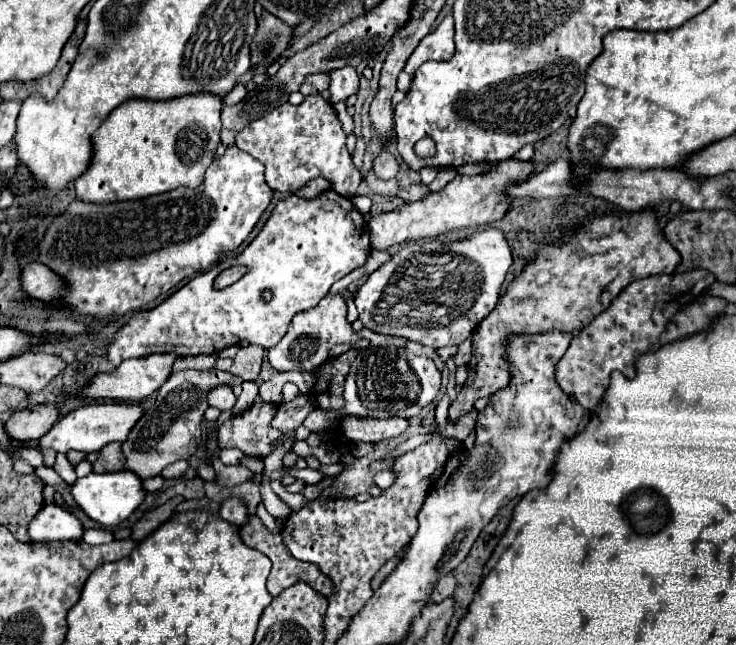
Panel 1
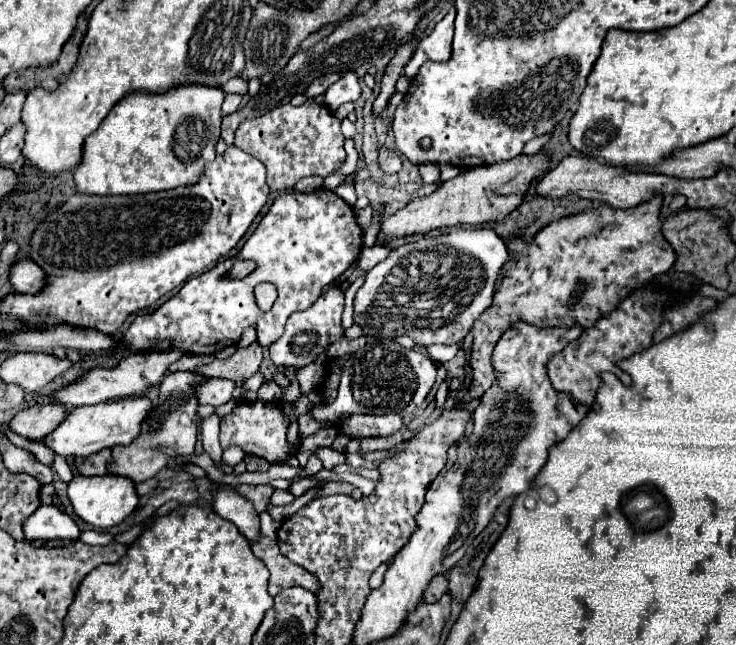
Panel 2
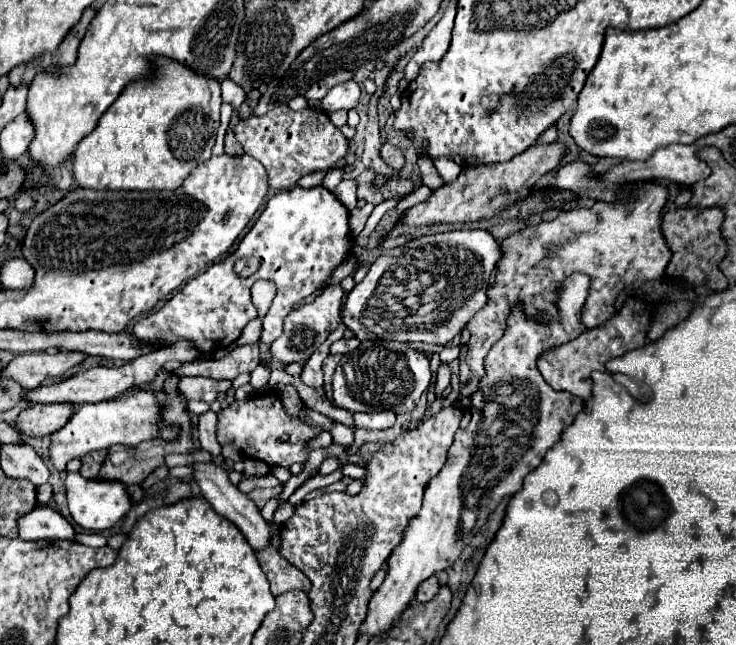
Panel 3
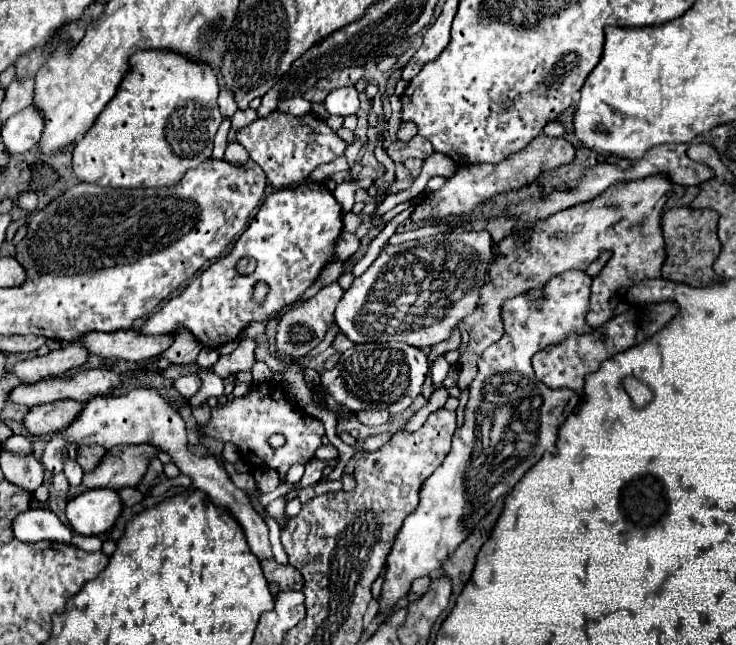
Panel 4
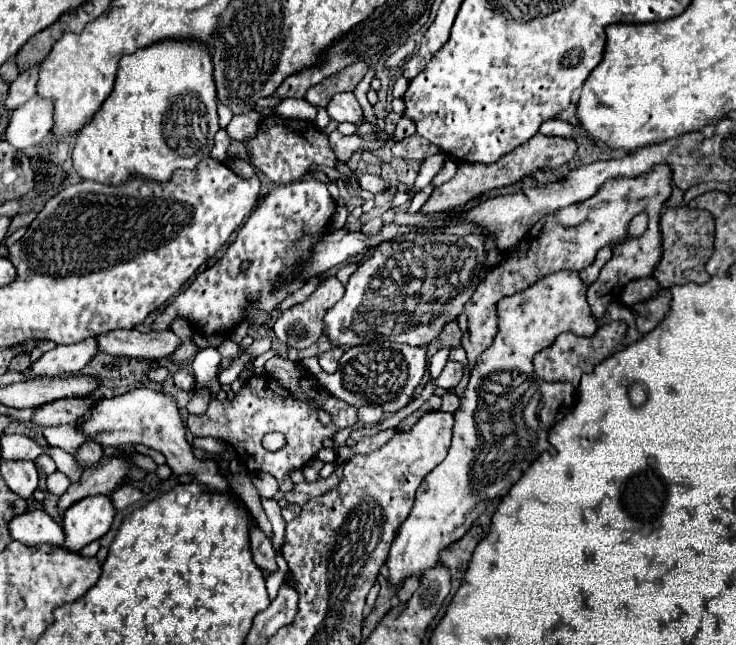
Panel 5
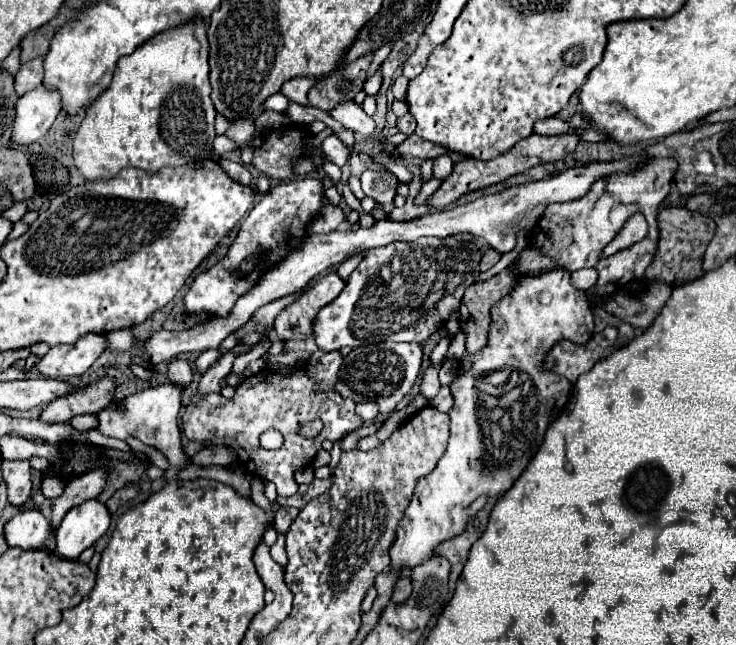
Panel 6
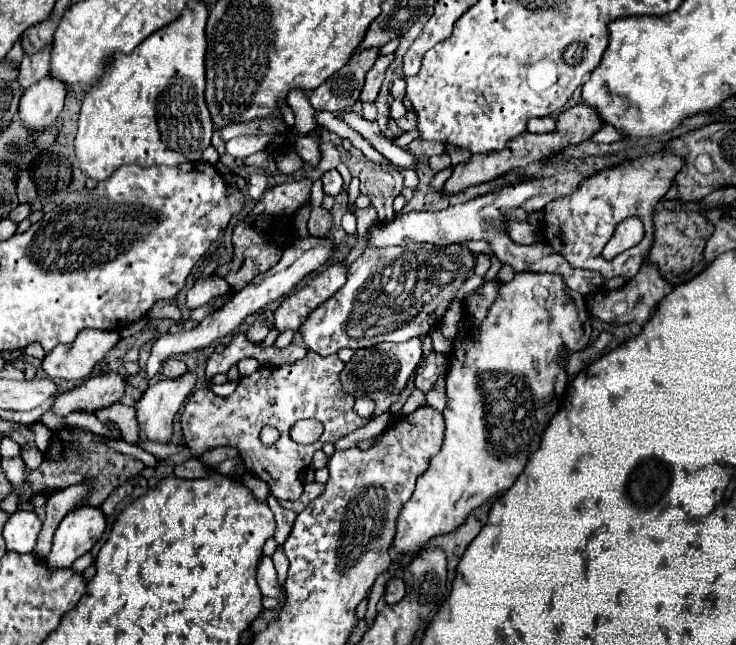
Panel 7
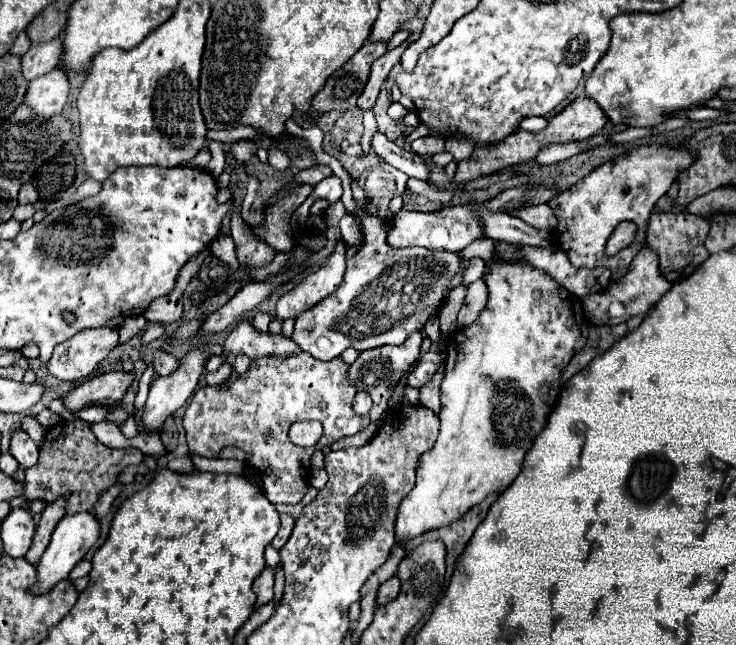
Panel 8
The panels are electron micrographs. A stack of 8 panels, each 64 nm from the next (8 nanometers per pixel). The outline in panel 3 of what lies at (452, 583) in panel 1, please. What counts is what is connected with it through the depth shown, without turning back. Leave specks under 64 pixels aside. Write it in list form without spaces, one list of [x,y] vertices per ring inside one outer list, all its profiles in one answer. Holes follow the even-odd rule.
[[[430,576],[428,580],[424,580],[420,586],[418,586],[418,592],[416,592],[416,600],[418,602],[426,602],[428,598],[432,598],[436,592],[438,592],[440,584],[436,580],[436,576]]]

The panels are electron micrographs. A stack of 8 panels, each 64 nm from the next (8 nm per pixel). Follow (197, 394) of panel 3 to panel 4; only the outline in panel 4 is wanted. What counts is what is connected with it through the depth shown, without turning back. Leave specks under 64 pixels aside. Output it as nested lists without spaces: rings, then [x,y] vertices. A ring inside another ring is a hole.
[[[186,374],[174,380],[174,388],[184,396],[184,398],[192,398],[198,388],[200,388],[200,378],[196,374]]]

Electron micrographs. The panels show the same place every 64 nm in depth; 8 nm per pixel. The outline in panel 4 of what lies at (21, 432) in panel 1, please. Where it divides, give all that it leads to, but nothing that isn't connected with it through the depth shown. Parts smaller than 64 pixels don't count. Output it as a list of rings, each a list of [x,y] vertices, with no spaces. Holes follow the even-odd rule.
[[[58,400],[50,404],[40,404],[30,408],[30,412],[24,418],[24,424],[28,432],[36,436],[50,434],[50,432],[54,434],[68,428],[82,410],[84,404],[76,400]]]

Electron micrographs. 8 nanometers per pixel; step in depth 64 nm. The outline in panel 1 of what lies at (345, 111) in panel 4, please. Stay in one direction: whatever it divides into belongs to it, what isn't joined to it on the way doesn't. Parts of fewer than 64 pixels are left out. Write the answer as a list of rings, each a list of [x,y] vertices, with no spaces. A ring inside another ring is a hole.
[[[352,66],[330,72],[330,104],[346,102],[352,94],[358,94],[358,74]]]

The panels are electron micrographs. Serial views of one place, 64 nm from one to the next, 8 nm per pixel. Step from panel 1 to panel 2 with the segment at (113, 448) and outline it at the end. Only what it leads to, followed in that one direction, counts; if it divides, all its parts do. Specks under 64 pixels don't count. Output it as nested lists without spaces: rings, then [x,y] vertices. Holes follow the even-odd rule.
[[[104,450],[104,452],[96,452],[88,458],[84,458],[84,476],[104,476],[110,454],[112,454],[110,450]]]

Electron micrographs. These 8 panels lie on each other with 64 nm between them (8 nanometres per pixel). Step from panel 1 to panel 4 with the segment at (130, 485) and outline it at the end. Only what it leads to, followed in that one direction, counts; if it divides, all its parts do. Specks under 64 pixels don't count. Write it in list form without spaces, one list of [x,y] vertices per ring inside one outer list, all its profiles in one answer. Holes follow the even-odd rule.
[[[64,458],[64,474],[66,474],[70,486],[80,484],[80,480],[82,480],[82,468],[80,468],[80,464],[74,462],[74,460],[70,460],[70,458]],[[100,488],[84,492],[66,506],[66,520],[80,536],[98,536],[112,528],[122,512],[122,502],[116,490]]]

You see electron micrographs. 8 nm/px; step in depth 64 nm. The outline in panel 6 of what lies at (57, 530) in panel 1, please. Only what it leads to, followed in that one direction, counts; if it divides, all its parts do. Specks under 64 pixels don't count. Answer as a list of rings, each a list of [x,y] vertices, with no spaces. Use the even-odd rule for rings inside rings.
[[[22,510],[6,524],[4,536],[8,546],[18,546],[22,550],[42,548],[42,542],[50,536],[48,520],[40,510]]]

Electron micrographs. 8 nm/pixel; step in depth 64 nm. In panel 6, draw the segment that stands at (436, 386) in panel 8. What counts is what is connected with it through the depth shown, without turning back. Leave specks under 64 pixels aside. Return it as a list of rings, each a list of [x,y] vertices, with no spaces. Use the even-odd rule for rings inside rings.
[[[440,386],[440,392],[430,398],[430,404],[440,410],[440,412],[448,412],[452,408],[452,396],[450,396],[450,388],[448,386]]]

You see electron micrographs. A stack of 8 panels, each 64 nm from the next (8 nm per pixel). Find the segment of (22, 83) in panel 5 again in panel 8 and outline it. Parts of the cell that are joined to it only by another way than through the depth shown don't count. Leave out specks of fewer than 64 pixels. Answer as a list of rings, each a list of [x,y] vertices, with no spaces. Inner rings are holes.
[[[54,38],[44,44],[32,44],[32,48],[22,56],[22,74],[30,82],[60,64],[62,54],[62,40]]]

